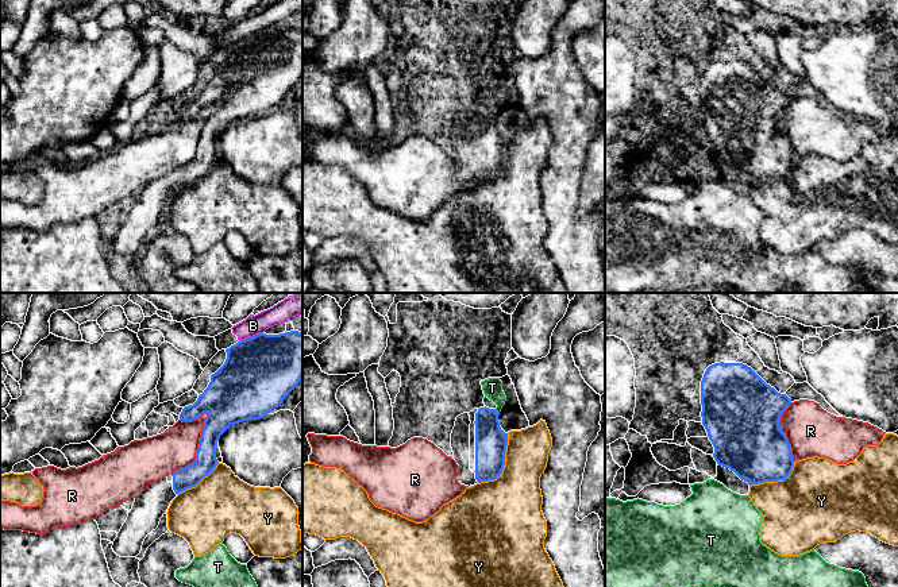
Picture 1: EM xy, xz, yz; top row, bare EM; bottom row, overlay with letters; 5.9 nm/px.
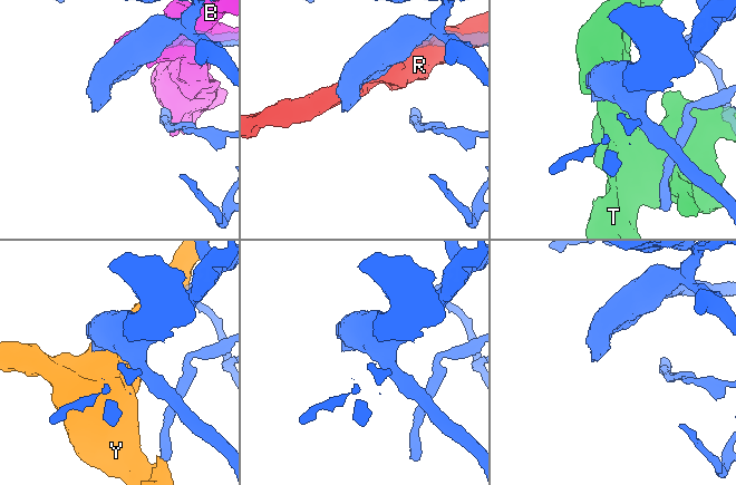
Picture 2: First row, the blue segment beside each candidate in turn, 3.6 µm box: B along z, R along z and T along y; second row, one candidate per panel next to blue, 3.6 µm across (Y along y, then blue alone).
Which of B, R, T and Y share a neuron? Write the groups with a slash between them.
B / R / T / Y

